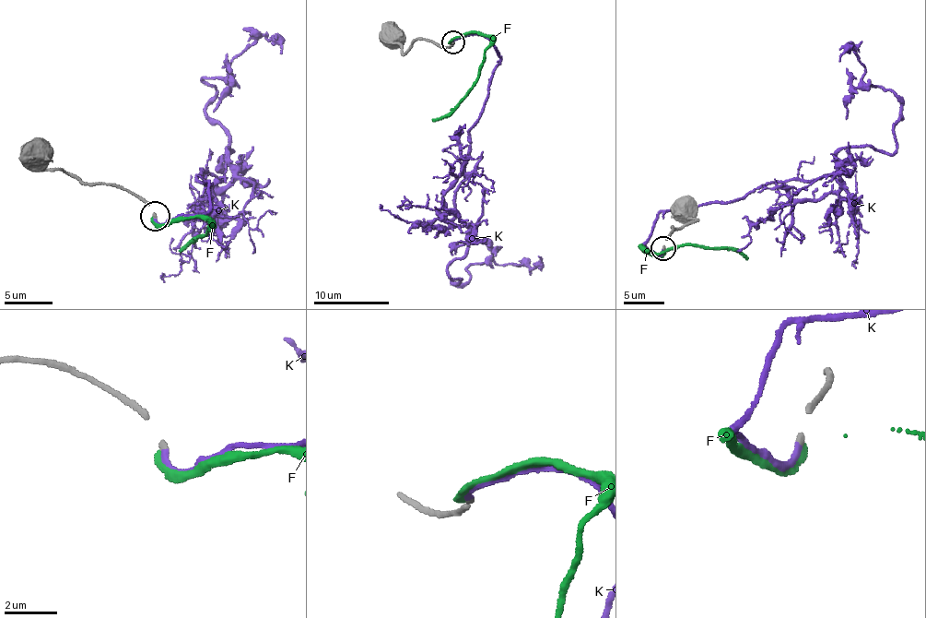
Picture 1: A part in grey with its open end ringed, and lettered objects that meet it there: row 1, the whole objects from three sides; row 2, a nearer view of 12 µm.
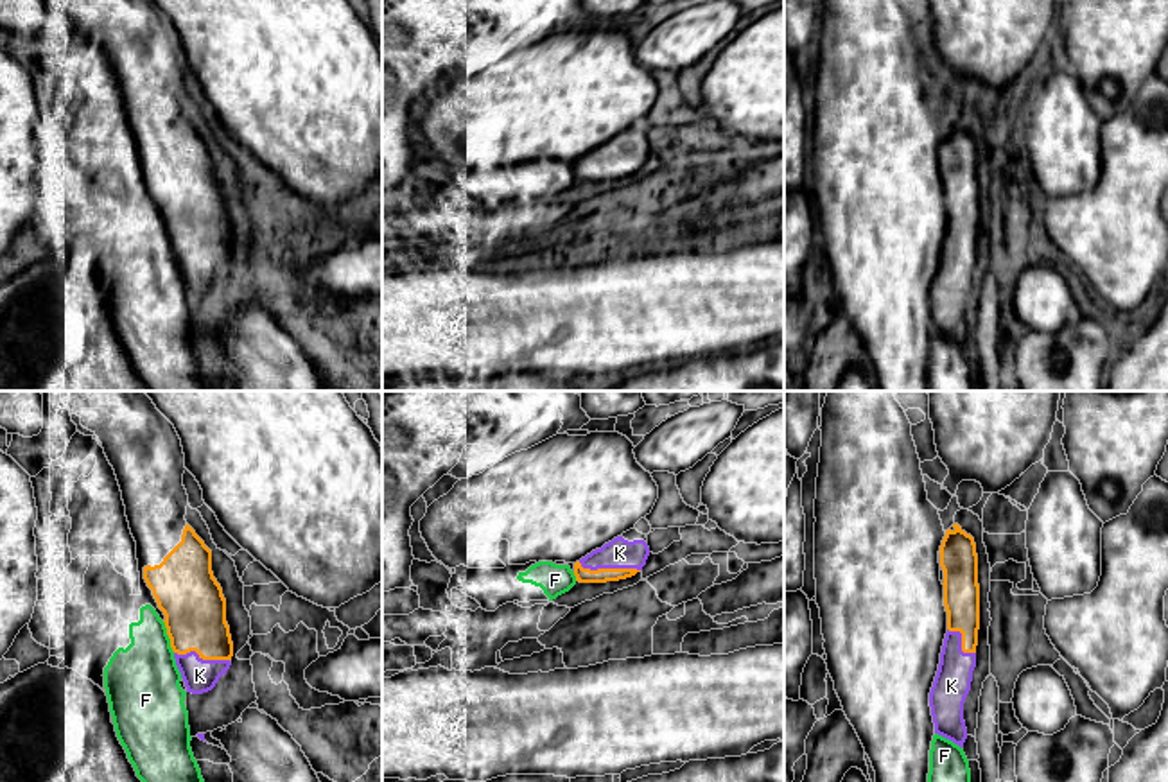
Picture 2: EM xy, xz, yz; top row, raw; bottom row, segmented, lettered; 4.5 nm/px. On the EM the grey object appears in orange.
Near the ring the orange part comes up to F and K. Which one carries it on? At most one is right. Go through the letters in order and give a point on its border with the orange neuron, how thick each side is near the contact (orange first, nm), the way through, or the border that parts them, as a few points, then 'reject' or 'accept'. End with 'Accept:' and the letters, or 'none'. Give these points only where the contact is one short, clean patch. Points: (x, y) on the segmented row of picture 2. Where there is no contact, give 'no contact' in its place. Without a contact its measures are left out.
F: xy (169, 637) | 280/340 nm | along xy (162, 621), (169, 646), (174, 651) | reject
K: xz (609, 569) | 70/140 nm | across xz (582, 574), (589, 569), (609, 569), (619, 553) | accept
Accept: K

